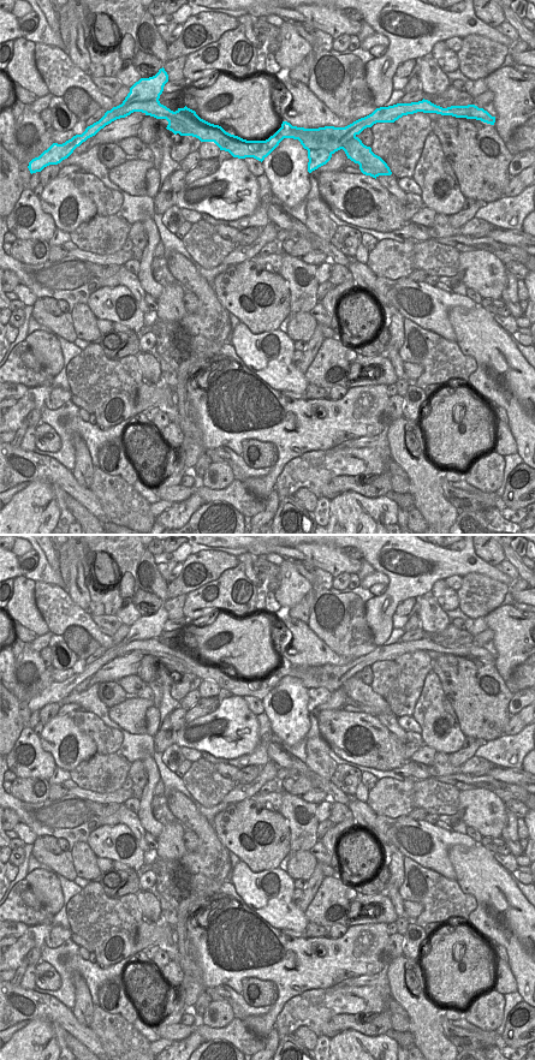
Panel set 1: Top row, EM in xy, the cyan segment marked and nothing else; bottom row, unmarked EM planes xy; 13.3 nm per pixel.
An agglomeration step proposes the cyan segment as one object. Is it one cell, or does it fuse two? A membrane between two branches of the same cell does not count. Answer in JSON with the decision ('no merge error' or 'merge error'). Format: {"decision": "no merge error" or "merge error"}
{"decision": "merge error"}

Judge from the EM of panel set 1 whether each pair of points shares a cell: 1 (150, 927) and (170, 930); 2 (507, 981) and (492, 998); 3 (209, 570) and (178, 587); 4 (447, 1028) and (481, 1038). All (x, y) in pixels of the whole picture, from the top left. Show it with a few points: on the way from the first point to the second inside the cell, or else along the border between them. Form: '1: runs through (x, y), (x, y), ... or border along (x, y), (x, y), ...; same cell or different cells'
1: border along (164, 925), (164, 936), (170, 944); different cells
2: border along (493, 987), (503, 995); different cells
3: runs through (206, 578), (195, 587), (186, 587); same cell
4: runs through (456, 1035), (462, 1038), (473, 1038); same cell

